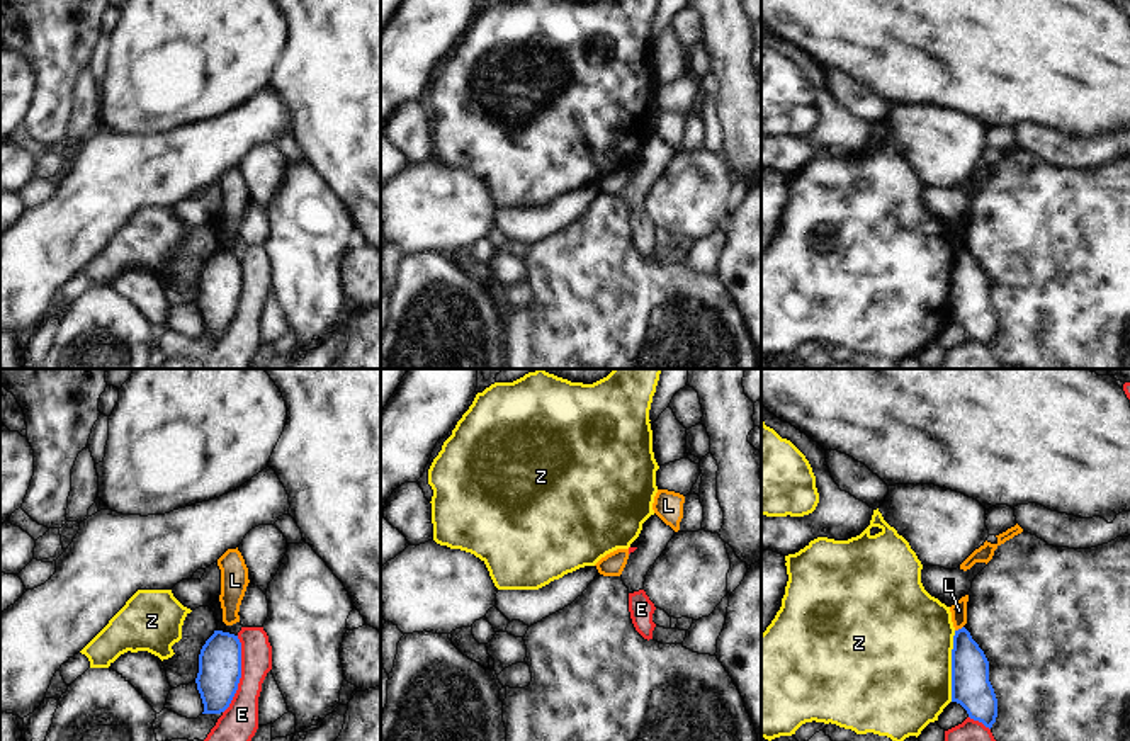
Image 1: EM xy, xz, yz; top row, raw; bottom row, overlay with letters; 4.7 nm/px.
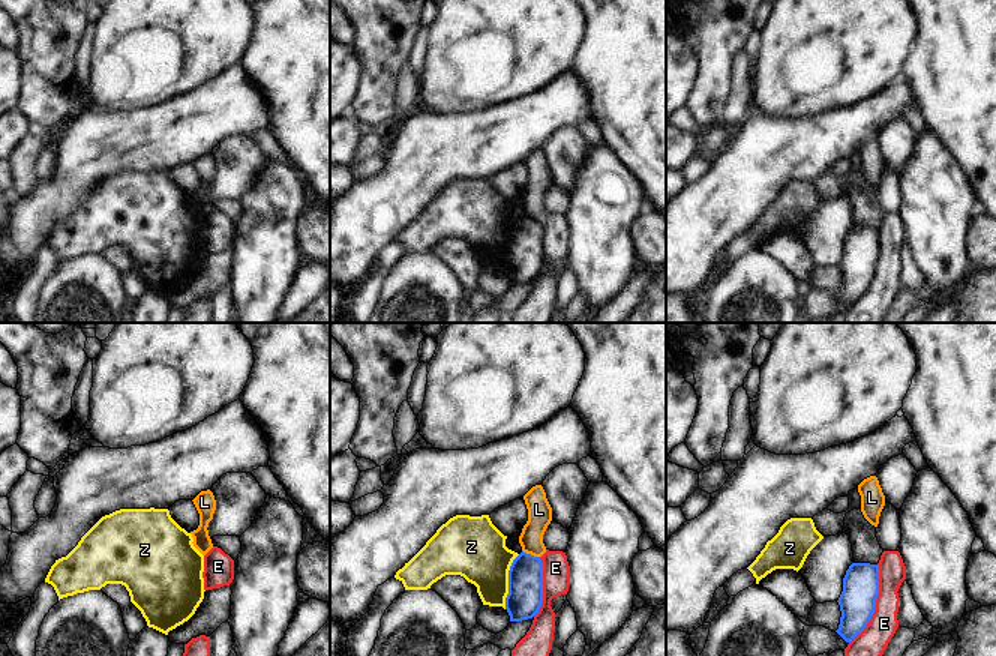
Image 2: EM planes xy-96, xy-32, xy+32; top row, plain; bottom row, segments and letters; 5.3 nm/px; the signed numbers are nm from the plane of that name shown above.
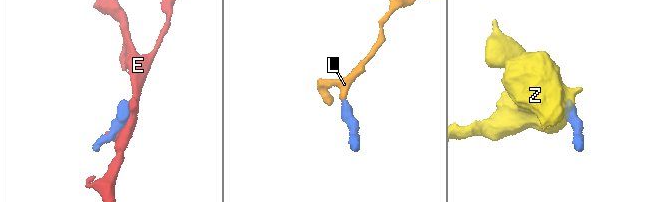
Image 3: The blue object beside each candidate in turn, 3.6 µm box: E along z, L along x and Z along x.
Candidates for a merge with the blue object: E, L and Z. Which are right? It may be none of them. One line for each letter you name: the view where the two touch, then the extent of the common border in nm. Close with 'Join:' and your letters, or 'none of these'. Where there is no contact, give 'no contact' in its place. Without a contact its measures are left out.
Join: none of these

